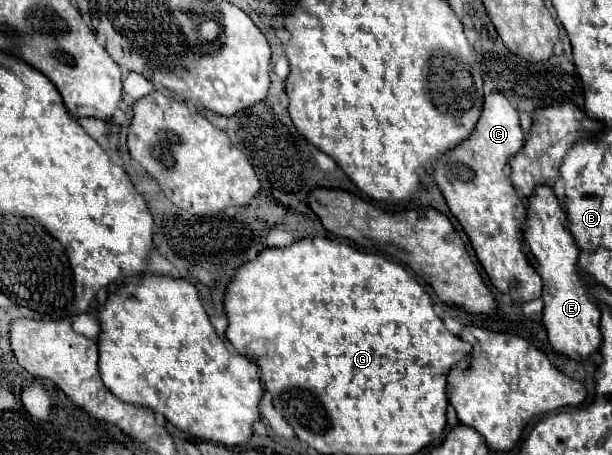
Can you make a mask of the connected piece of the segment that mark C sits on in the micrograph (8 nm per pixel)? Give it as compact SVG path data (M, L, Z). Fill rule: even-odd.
M491 93L485 97L483 113L473 137L463 141L459 149L453 149L441 157L435 165L433 177L451 213L469 235L477 259L491 283L501 293L509 293L515 301L533 301L541 297L543 279L523 253L523 227L527 211L509 179L509 159L521 151L523 143L517 109L505 95Z

